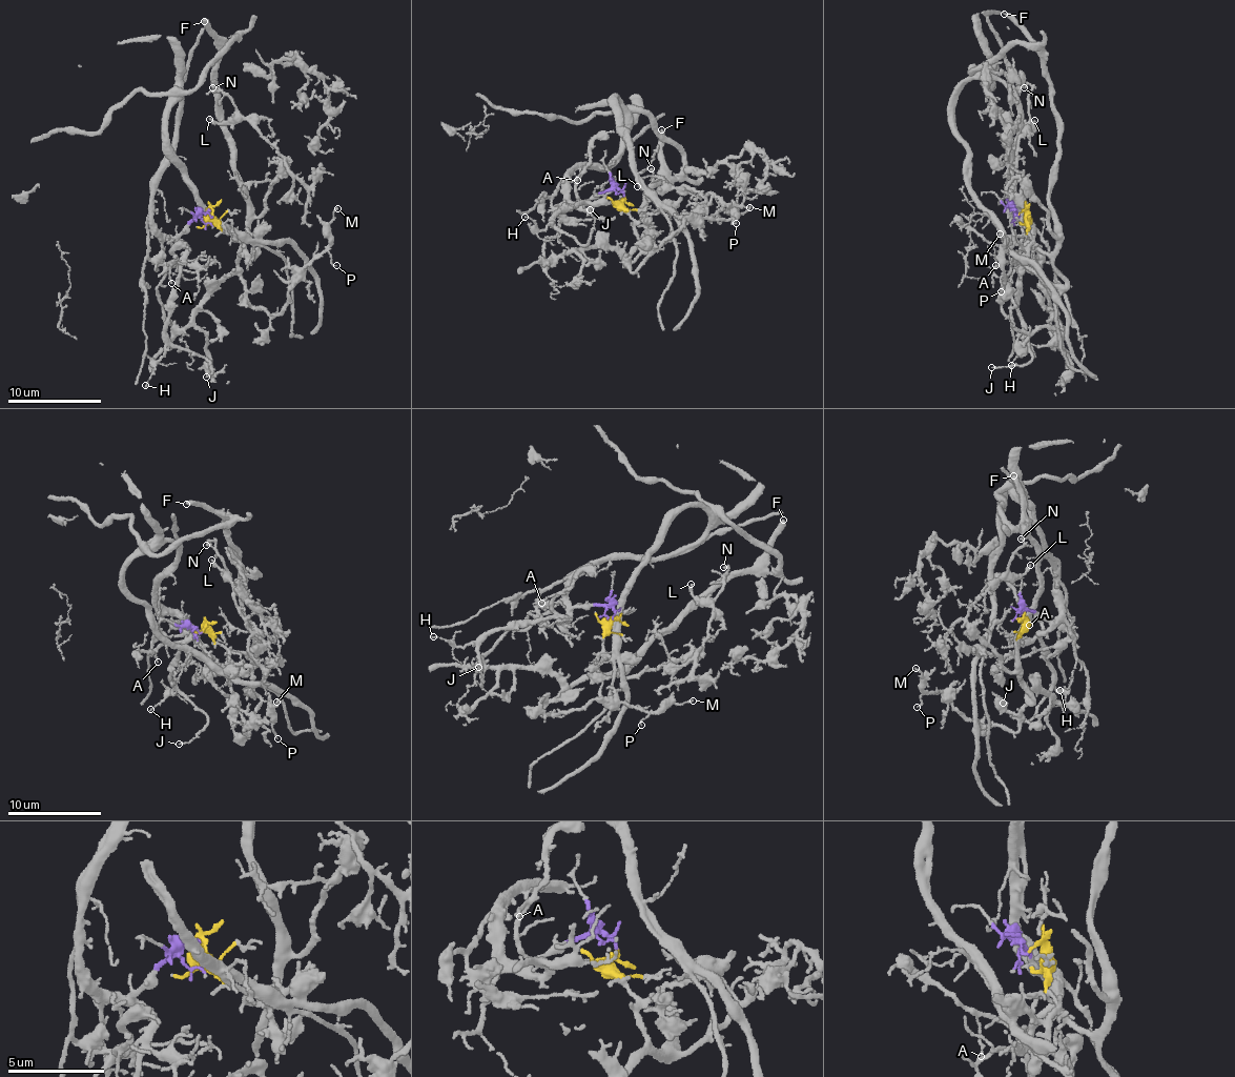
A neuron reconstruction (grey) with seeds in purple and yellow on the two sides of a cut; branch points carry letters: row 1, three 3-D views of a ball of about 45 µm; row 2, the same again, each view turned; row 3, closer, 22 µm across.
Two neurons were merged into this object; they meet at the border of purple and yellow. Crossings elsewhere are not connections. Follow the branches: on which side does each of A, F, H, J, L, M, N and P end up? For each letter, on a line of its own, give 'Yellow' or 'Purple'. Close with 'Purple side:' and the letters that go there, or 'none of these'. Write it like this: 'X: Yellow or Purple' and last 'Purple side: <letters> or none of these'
A: Purple
F: Yellow
H: Purple
J: Purple
L: Yellow
M: Yellow
N: Yellow
P: Yellow
Purple side: A, H, J

